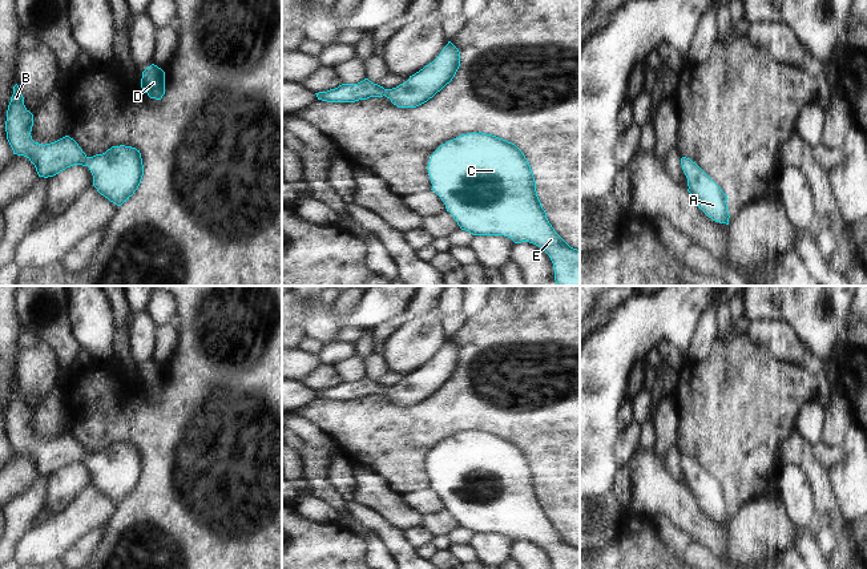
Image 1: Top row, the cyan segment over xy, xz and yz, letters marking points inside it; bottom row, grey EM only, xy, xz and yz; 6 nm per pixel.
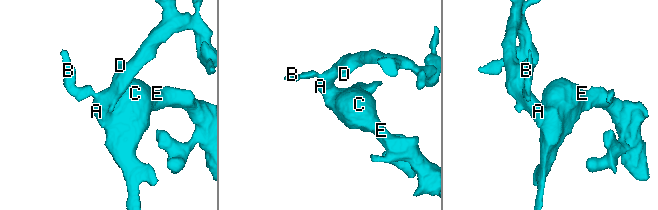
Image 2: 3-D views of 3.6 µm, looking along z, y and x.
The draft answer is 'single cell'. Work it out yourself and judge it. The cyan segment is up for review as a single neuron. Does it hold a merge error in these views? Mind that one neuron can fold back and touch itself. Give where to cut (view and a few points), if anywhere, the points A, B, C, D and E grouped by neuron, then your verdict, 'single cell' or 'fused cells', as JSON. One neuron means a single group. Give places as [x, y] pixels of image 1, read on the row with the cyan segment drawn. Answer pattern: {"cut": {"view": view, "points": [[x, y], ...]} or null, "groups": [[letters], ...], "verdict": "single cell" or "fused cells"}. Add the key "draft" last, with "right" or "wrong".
{"cut": null, "groups": [["A", "B", "C", "D", "E"]], "verdict": "single cell", "draft": "right"}

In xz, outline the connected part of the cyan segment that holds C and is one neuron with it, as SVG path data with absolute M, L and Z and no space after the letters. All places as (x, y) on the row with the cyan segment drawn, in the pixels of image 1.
M481 132L461 134L434 152L427 170L431 190L441 198L461 230L533 243L549 255L558 286L580 286L580 250L570 247L549 223L531 165L515 144Z

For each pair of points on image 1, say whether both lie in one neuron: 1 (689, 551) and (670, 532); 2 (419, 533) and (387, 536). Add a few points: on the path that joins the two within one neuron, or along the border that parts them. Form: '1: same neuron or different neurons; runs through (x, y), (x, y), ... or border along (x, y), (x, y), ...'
1: same neuron; runs through (685, 547), (674, 536)
2: different neurons; border along (404, 533), (415, 549)

